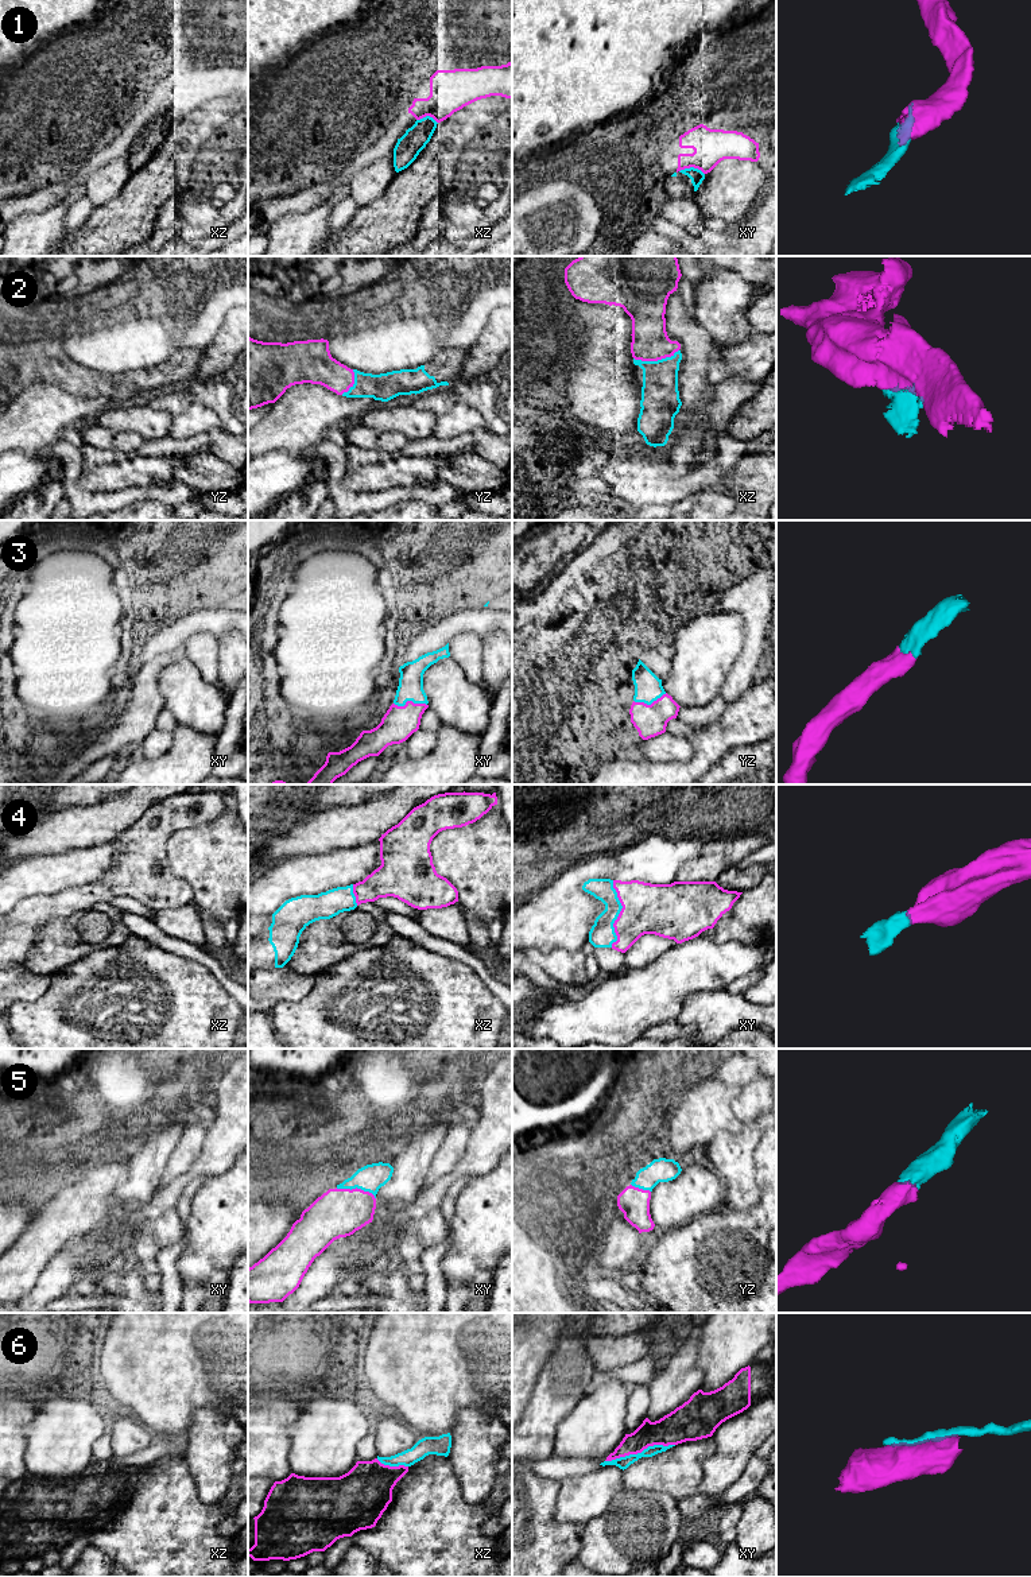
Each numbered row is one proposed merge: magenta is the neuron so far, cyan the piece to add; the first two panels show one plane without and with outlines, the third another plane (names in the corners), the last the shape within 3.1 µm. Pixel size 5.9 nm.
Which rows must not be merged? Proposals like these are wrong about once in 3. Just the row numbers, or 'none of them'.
1, 6

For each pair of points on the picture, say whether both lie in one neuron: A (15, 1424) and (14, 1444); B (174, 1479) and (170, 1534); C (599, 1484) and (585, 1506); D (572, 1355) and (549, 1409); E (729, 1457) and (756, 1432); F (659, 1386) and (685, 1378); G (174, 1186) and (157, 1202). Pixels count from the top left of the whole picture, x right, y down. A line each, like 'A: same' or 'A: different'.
A: same
B: same
C: same
D: same
E: same
F: same
G: same

